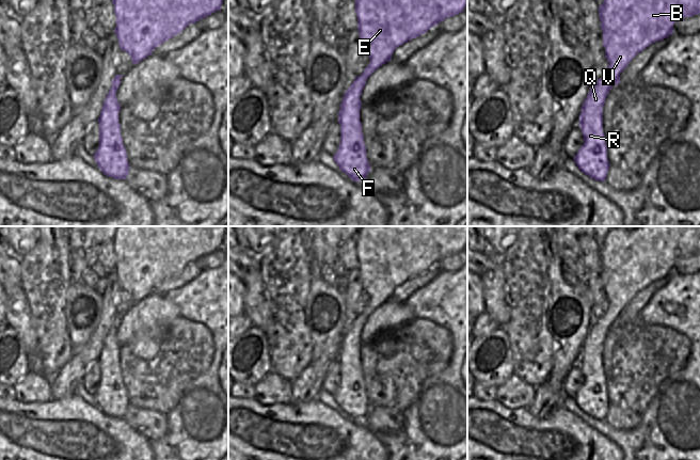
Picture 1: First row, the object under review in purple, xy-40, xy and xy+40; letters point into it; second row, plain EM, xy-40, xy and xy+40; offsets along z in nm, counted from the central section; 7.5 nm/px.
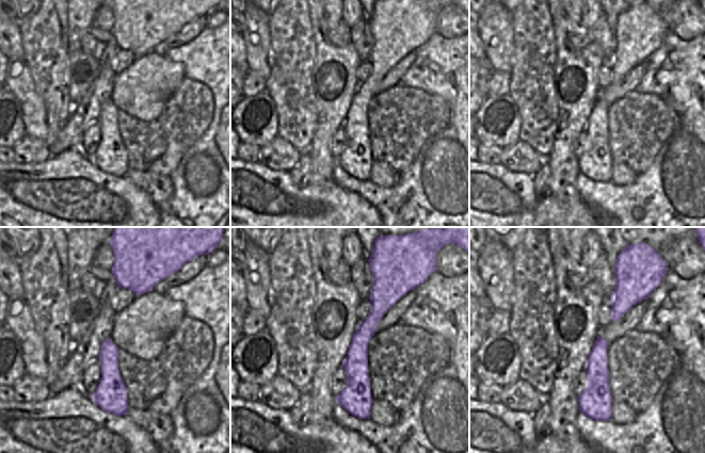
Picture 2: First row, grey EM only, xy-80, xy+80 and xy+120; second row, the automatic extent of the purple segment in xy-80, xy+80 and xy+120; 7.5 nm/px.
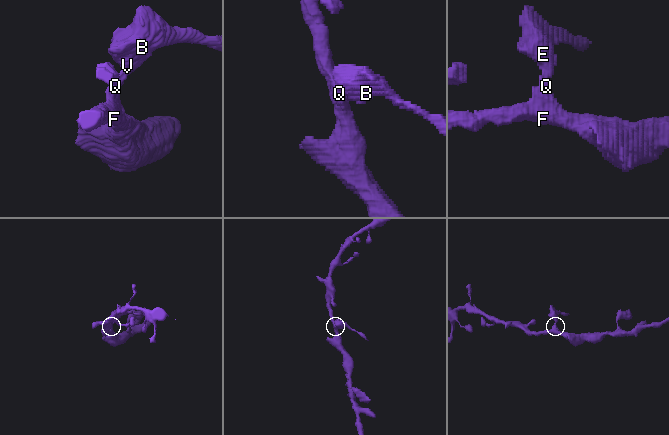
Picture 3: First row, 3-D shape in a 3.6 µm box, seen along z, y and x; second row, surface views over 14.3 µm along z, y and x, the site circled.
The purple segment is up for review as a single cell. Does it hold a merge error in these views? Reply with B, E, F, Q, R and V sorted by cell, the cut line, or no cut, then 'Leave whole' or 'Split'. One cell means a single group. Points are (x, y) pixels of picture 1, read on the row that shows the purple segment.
Groups: B E V / F Q R. Split along xy+40 (607, 72), (610, 74), (614, 84). Split

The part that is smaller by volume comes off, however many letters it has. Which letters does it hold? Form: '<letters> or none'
B, E, V

